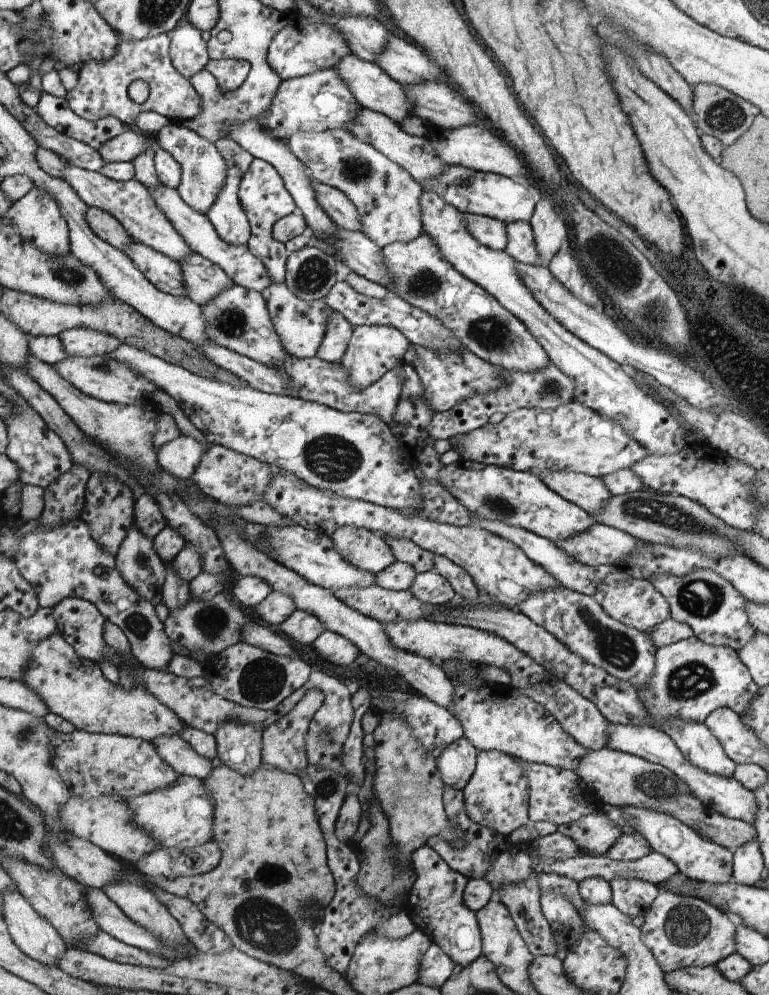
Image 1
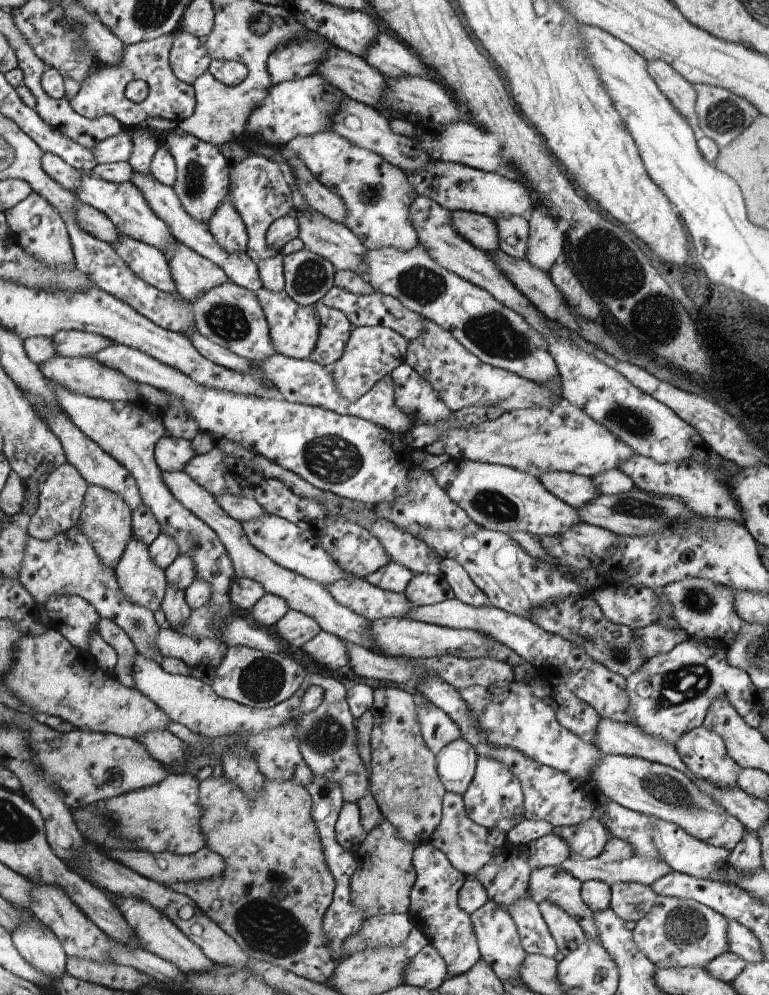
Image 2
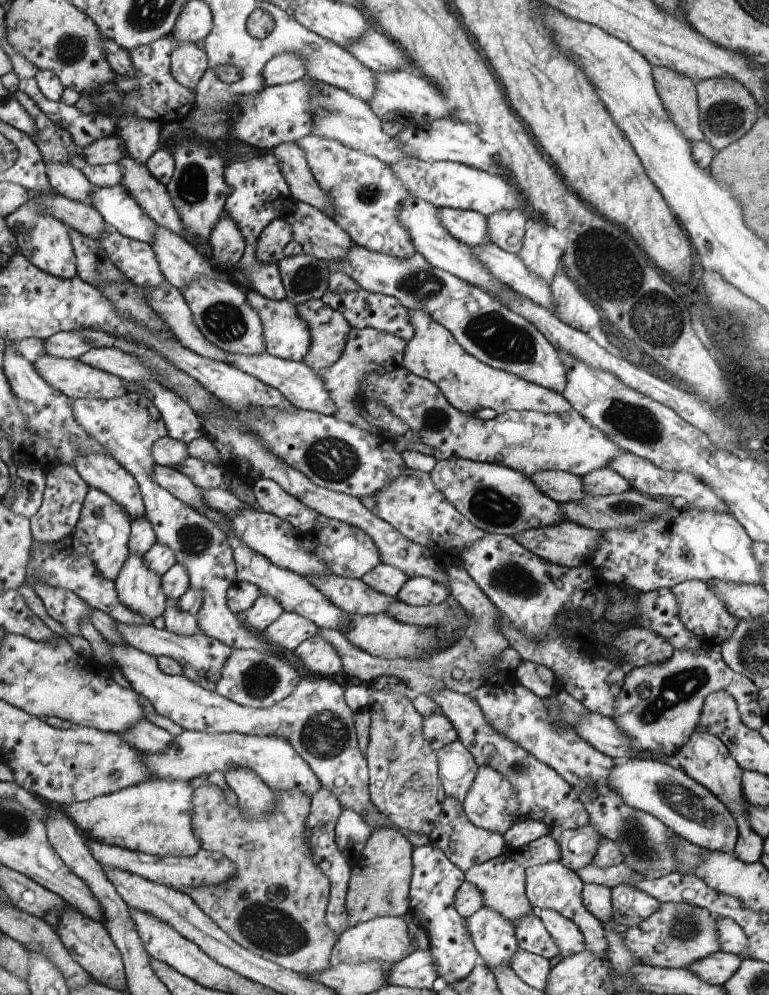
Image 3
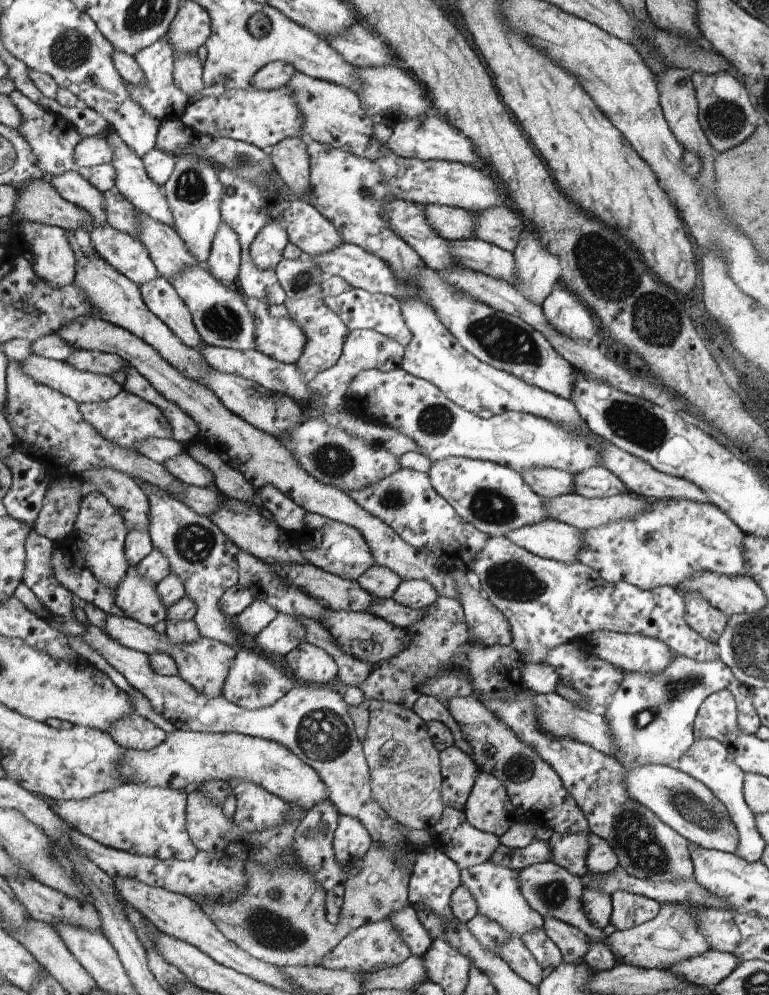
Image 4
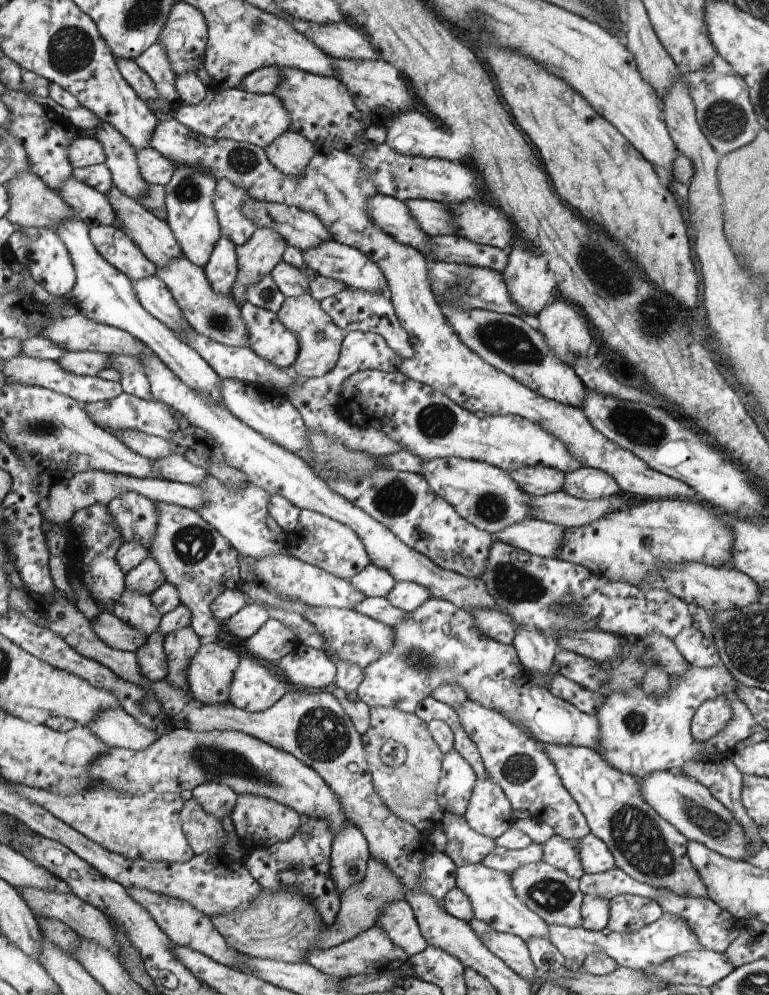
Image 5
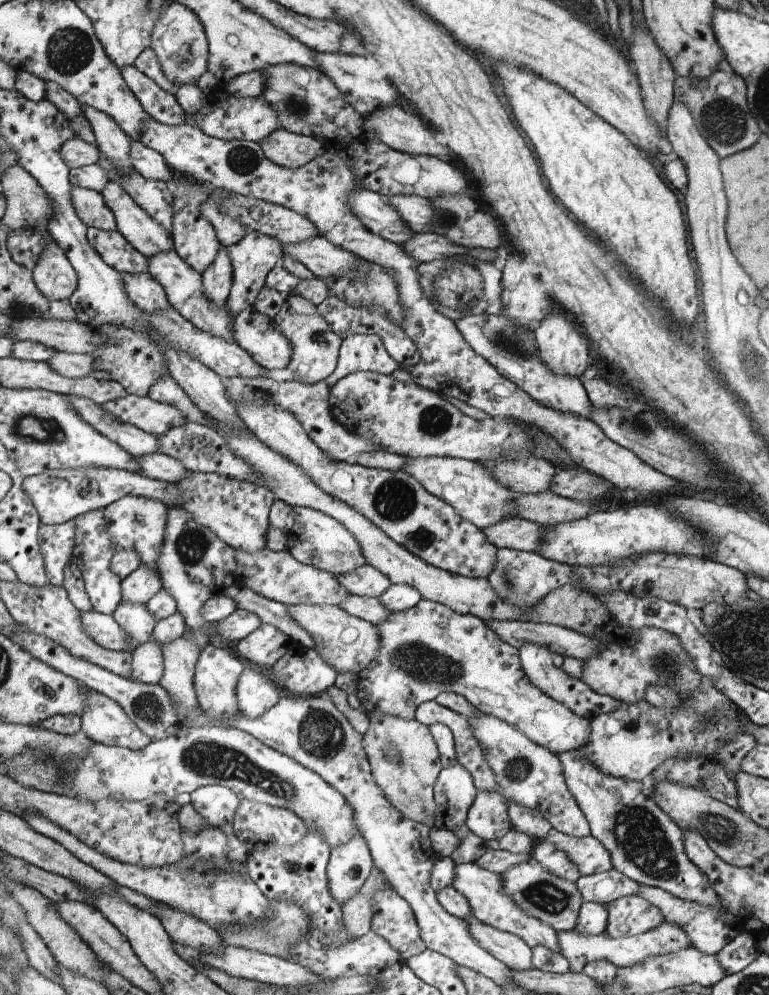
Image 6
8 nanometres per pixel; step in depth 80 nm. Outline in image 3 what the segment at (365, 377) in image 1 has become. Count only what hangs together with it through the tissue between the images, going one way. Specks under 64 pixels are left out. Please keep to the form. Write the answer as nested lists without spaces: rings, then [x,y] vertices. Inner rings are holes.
[[[366,327],[365,329],[352,329],[352,334],[349,335],[349,340],[346,343],[344,354],[332,367],[328,367],[321,373],[322,380],[325,387],[329,391],[329,396],[332,397],[337,411],[332,415],[337,417],[341,421],[349,422],[350,424],[357,425],[361,429],[367,430],[374,434],[384,434],[388,438],[394,438],[395,448],[402,454],[406,450],[412,450],[418,453],[420,456],[432,455],[434,450],[430,446],[426,446],[424,443],[412,443],[409,444],[409,440],[405,435],[394,435],[382,428],[371,425],[365,418],[358,412],[358,394],[361,389],[362,380],[366,375],[370,373],[385,373],[392,372],[395,368],[402,367],[404,363],[404,352],[408,346],[405,340],[401,337],[397,337],[392,333],[380,332],[378,329],[372,327]]]

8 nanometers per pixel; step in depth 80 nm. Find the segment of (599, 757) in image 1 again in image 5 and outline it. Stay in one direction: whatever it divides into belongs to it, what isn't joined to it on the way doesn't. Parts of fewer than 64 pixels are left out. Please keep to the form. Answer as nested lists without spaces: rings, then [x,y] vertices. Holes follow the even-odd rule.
[[[656,771],[638,780],[646,802],[673,824],[690,841],[703,842],[709,849],[733,861],[746,861],[749,856],[749,838],[746,828],[734,812],[694,778],[677,771]]]

